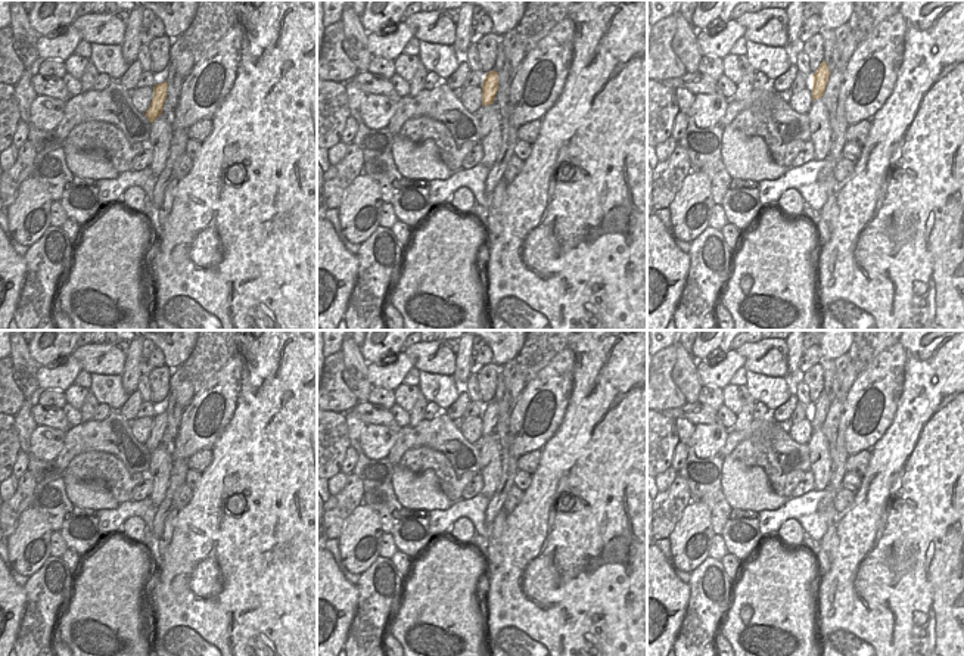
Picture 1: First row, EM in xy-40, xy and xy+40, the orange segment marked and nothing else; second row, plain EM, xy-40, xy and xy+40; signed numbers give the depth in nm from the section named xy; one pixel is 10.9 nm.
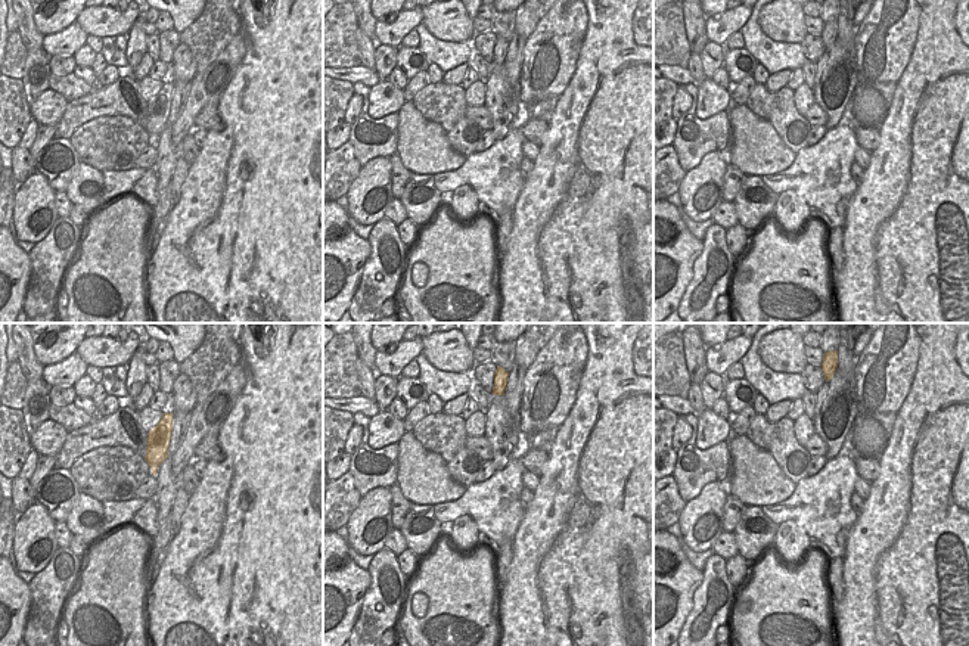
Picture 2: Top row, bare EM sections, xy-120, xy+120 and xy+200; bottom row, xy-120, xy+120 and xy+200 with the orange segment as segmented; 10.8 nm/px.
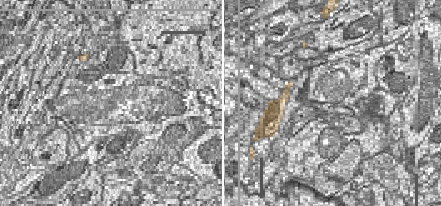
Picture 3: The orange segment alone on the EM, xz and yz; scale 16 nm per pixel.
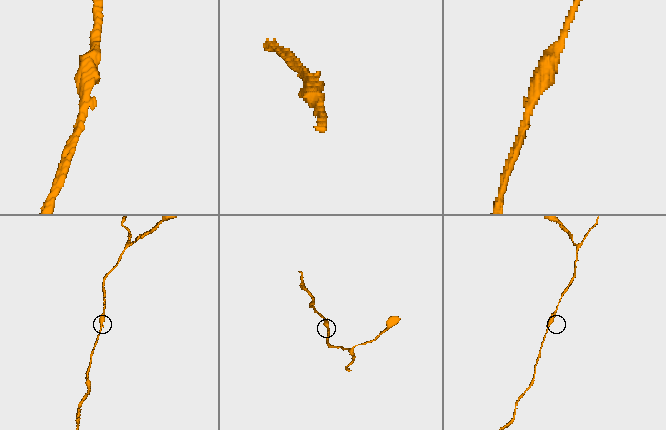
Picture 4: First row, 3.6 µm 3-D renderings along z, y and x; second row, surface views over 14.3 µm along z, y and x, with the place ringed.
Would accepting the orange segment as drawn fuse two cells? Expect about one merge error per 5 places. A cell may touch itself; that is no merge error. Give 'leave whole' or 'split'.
leave whole

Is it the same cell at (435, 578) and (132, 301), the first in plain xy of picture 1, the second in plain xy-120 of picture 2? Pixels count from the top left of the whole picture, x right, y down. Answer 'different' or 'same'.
same

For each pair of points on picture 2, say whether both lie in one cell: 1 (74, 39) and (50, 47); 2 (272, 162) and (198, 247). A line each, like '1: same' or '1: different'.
1: same
2: same

